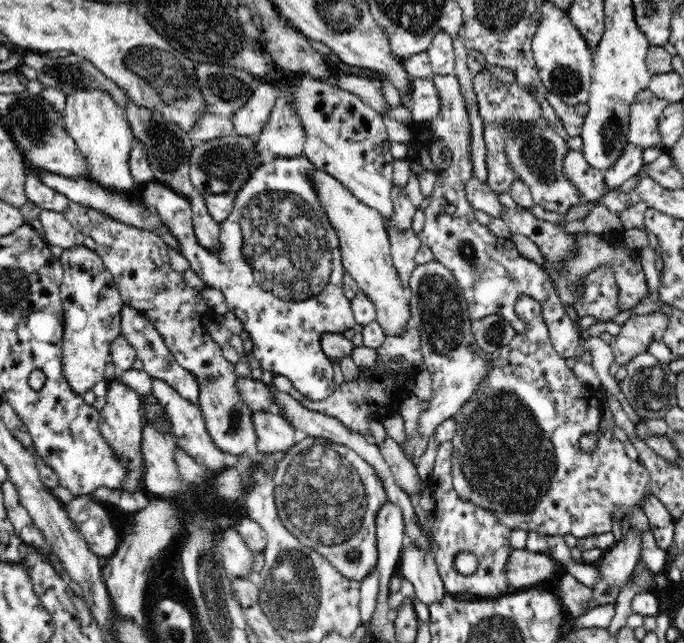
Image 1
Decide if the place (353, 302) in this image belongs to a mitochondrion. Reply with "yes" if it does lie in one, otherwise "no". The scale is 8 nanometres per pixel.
no

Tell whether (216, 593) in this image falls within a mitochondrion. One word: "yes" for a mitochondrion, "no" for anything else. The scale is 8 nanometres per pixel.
yes

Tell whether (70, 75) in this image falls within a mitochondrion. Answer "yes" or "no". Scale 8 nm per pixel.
yes

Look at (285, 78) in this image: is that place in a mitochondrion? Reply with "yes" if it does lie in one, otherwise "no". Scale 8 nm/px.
no

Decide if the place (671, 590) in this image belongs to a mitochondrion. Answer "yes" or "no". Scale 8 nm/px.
no

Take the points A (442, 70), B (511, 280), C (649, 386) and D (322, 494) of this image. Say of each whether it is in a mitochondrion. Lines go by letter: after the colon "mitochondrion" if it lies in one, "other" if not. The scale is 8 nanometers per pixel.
A: other
B: other
C: mitochondrion
D: mitochondrion

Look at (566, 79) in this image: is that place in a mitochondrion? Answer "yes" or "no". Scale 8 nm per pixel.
yes

